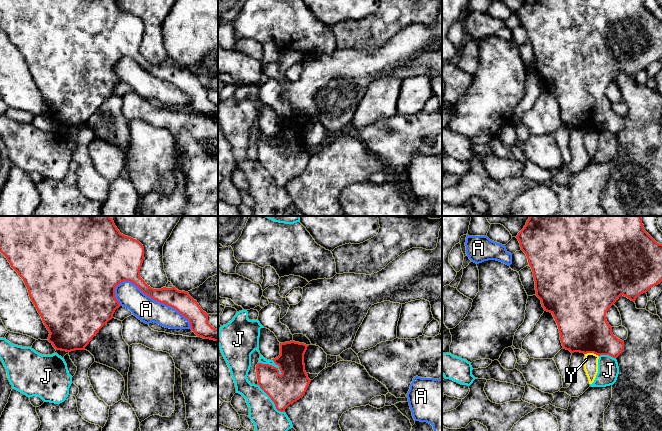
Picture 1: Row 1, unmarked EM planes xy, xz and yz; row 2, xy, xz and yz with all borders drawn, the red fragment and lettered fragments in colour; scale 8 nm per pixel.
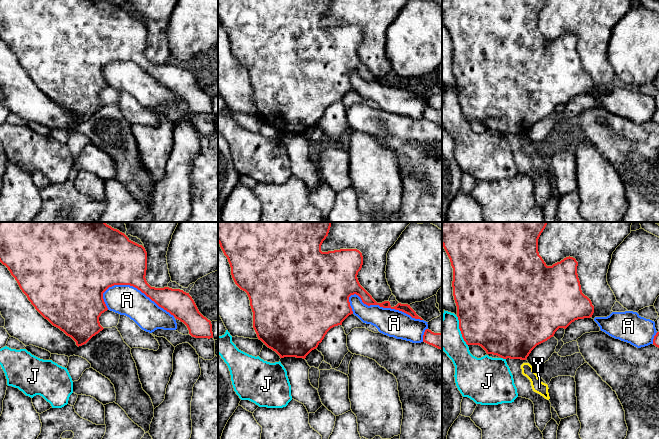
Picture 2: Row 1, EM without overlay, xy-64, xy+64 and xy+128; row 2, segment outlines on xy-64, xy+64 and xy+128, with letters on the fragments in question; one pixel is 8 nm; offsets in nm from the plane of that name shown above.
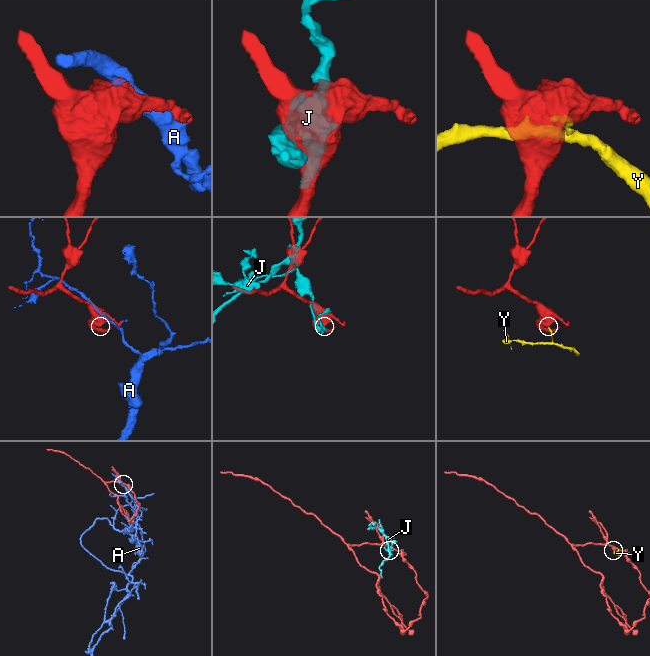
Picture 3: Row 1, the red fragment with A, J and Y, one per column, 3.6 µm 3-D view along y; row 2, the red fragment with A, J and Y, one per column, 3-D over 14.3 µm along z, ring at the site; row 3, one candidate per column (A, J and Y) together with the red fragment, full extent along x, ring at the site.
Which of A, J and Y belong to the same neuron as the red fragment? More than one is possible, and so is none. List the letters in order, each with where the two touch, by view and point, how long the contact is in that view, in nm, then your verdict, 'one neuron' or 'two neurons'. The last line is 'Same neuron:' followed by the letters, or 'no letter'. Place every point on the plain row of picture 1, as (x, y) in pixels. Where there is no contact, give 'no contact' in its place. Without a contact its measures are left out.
A: meets red in xy at (156, 76); contact 700 nm long; two neurons
J: meets red in xz at (270, 141); contact 220 nm long; two neurons
Y: meets red in yz at (592, 128); contact 110 nm long; two neurons
Same neuron: no letter

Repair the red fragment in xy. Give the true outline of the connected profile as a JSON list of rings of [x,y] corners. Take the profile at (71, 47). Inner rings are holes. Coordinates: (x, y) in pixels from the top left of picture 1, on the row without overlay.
[[[0,0],[0,28],[7,34],[11,43],[23,55],[30,72],[31,77],[35,81],[40,90],[44,101],[49,107],[48,117],[56,126],[71,128],[75,126],[84,126],[92,114],[99,108],[99,106],[113,94],[113,90],[121,81],[115,73],[115,64],[121,58],[130,57],[135,60],[144,70],[151,73],[155,77],[168,81],[176,85],[182,92],[187,94],[190,98],[191,106],[199,113],[218,117],[218,105],[212,103],[208,98],[208,91],[204,88],[196,76],[194,76],[188,68],[179,67],[175,63],[161,65],[153,65],[148,62],[140,53],[140,45],[144,36],[143,21],[131,13],[120,9],[115,0]]]

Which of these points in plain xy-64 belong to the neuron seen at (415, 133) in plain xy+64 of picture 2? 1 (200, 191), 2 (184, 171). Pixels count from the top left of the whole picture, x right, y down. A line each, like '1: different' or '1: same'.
1: same
2: different

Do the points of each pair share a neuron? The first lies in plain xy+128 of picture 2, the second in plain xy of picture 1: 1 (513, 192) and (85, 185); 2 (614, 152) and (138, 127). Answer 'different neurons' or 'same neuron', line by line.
1: different neurons
2: different neurons

